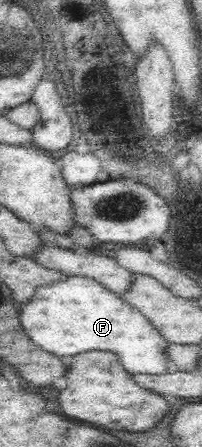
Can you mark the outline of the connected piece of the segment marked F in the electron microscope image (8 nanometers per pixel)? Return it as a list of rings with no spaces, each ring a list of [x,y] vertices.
[[[68,276],[68,280],[42,287],[26,306],[20,306],[24,330],[34,343],[58,356],[76,356],[92,350],[118,354],[120,363],[131,374],[163,375],[176,372],[170,359],[170,343],[146,315],[123,295],[104,287],[96,279]]]

